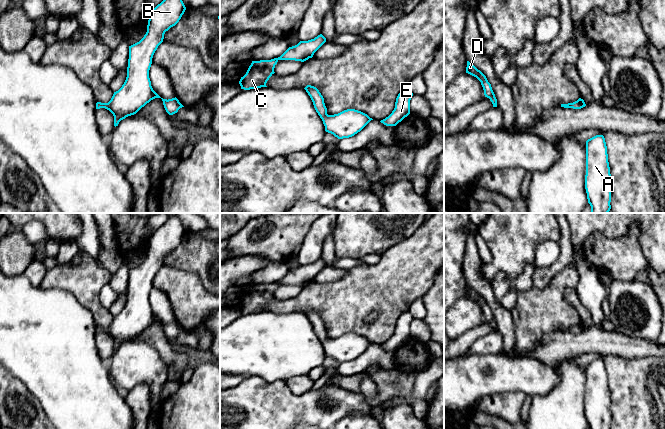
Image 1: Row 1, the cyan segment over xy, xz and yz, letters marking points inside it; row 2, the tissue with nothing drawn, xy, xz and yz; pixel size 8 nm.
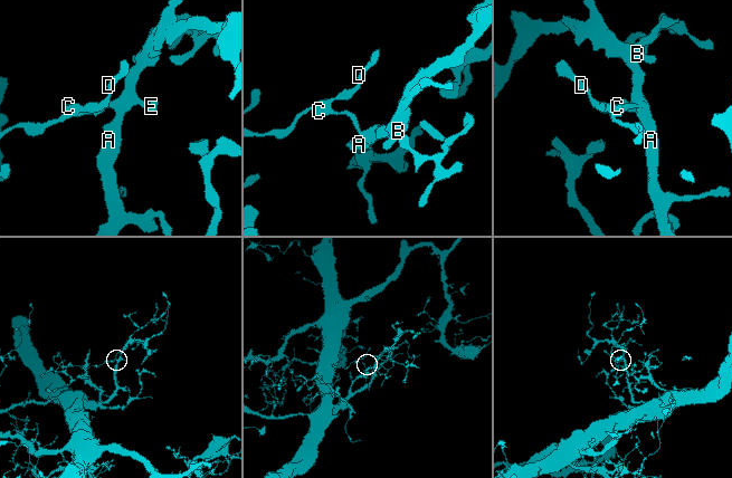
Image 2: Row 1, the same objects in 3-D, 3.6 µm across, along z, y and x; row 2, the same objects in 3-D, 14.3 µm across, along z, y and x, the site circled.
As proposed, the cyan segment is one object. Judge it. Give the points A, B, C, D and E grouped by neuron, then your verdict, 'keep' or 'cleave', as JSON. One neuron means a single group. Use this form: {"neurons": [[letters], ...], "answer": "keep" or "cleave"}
{"neurons": [["A", "B", "C", "D", "E"]], "answer": "keep"}

